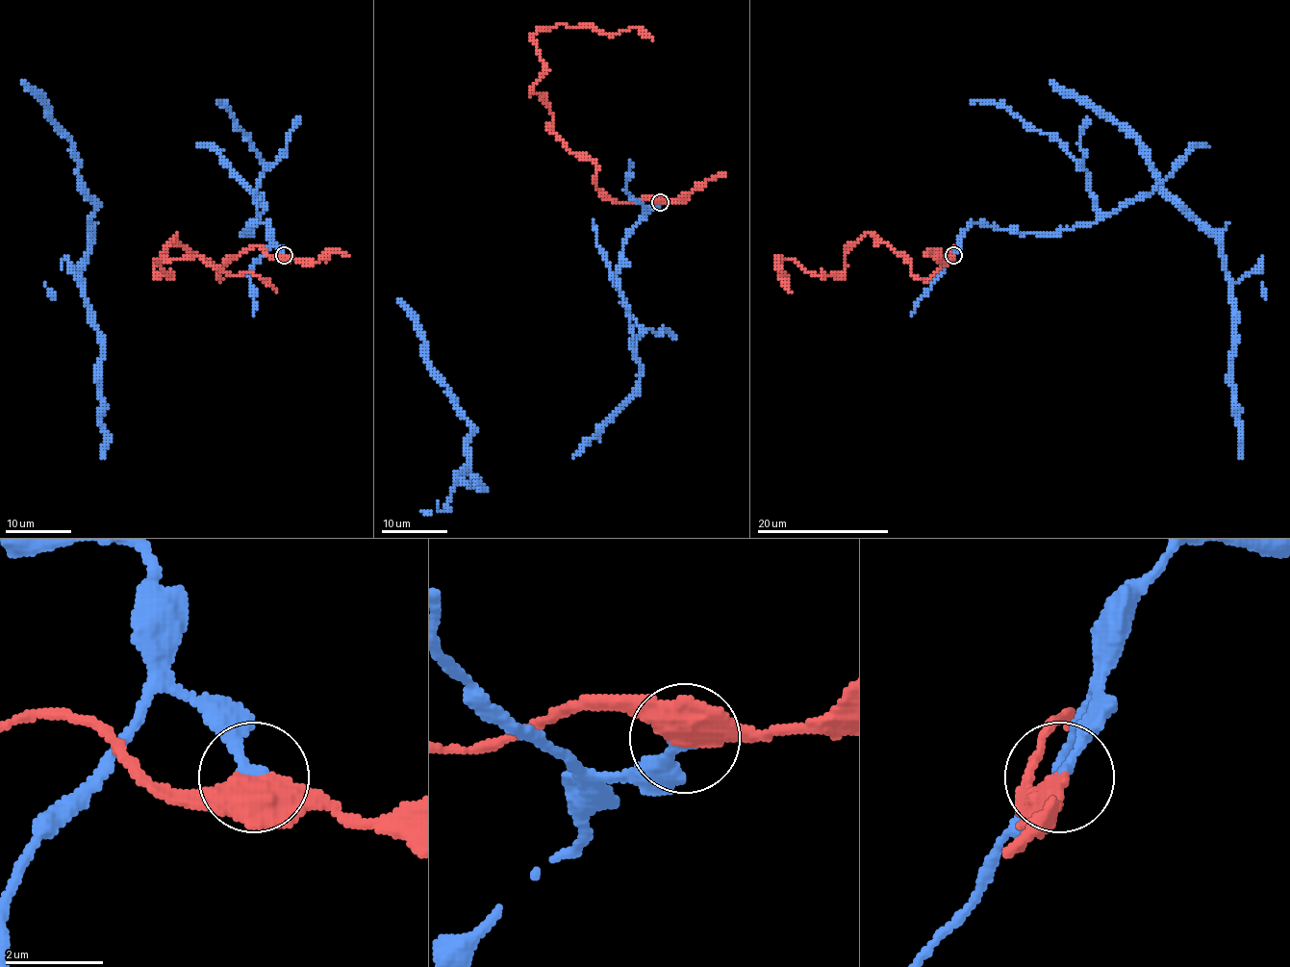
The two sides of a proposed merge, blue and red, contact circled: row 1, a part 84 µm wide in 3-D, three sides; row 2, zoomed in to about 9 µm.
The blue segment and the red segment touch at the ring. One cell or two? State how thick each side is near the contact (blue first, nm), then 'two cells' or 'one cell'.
240/480 nm | two cells

